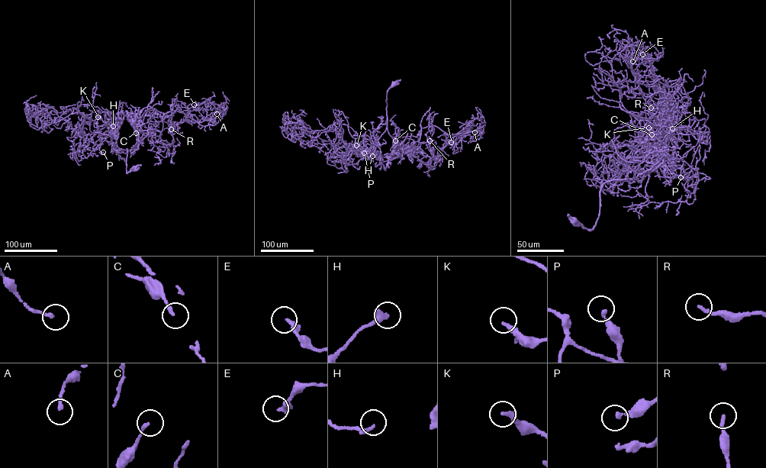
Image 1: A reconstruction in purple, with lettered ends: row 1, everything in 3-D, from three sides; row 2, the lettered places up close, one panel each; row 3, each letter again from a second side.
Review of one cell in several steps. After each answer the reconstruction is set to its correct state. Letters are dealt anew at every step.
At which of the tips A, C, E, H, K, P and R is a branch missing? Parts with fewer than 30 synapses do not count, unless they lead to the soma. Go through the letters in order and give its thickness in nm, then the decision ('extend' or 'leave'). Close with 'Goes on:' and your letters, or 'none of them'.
A: 190 nm thick; leave
C: 190 nm thick; leave
E: 280 nm thick; leave
H: 280 nm thick; leave
K: 280 nm thick; leave
P: 240 nm thick; leave
R: 190 nm thick; leave
Goes on: none of them

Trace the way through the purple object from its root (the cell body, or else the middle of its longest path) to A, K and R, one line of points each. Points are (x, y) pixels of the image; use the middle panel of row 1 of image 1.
A: (395, 83), (386, 101), (395, 146), (407, 133), (418, 141), (420, 125), (452, 137), (474, 132)
K: (395, 83), (387, 92), (387, 126), (378, 140), (375, 150), (364, 141), (356, 145)
R: (395, 83), (386, 101), (394, 145), (407, 133), (418, 141), (420, 125), (433, 125), (429, 140)

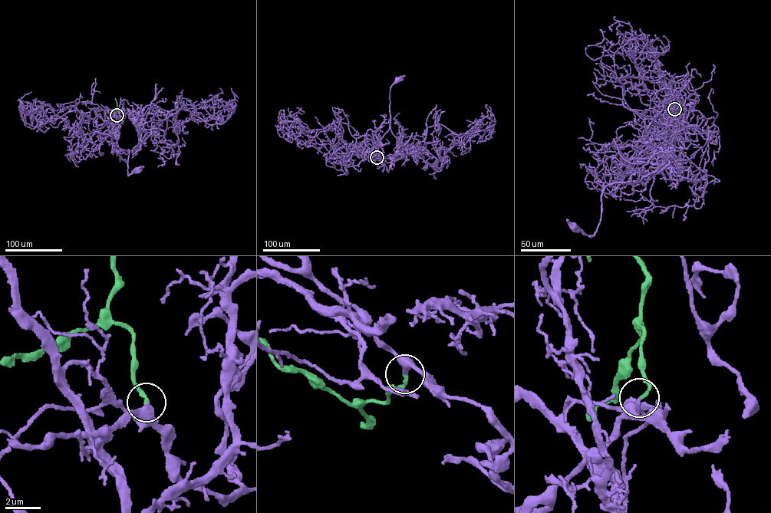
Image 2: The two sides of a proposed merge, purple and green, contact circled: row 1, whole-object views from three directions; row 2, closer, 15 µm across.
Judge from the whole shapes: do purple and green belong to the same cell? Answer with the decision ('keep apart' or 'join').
join

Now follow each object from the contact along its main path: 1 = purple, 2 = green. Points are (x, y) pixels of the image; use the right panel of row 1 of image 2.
1: (674, 109), (669, 163), (639, 180), (608, 184), (602, 192), (598, 230), (588, 235), (574, 228)
2: (674, 109), (675, 102), (670, 98), (671, 106), (668, 109), (670, 105), (672, 106)

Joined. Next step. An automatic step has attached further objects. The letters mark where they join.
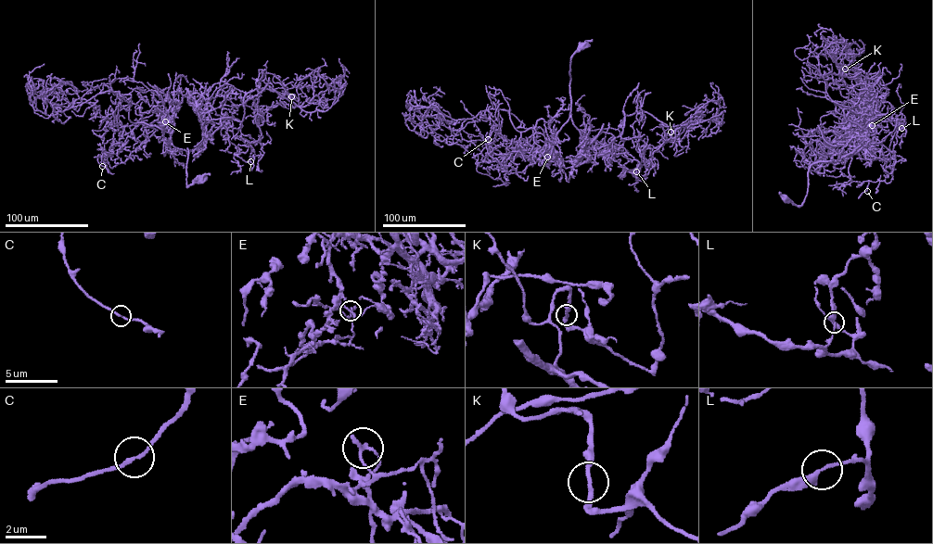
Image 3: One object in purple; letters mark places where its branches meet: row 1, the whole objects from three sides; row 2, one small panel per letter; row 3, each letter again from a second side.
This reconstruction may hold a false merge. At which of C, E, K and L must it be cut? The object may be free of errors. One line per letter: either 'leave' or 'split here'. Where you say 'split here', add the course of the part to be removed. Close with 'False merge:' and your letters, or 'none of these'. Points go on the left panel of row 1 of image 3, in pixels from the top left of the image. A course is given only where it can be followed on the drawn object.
C: leave
E: split here; course (165, 121), (161, 127), (171, 119), (164, 123), (161, 119), (165, 116)
K: leave
L: leave
False merge: E

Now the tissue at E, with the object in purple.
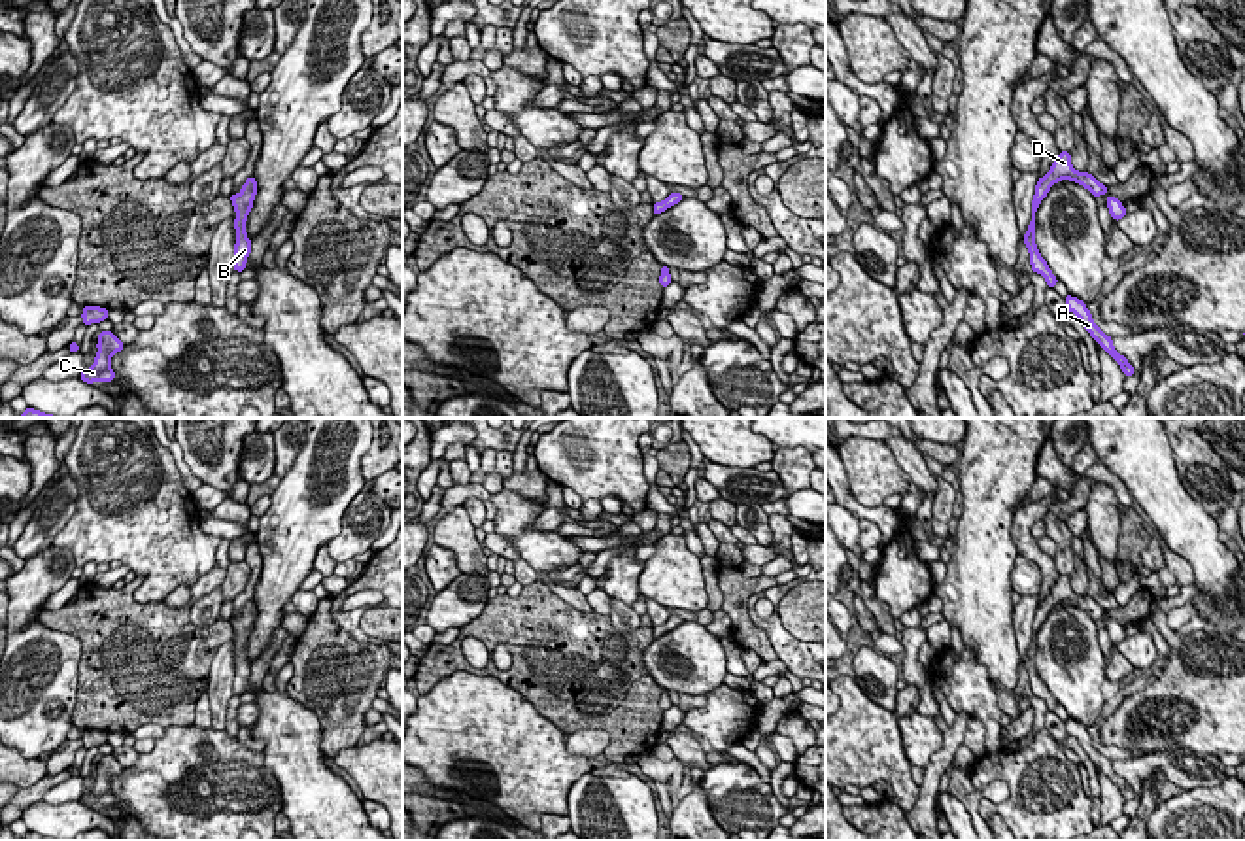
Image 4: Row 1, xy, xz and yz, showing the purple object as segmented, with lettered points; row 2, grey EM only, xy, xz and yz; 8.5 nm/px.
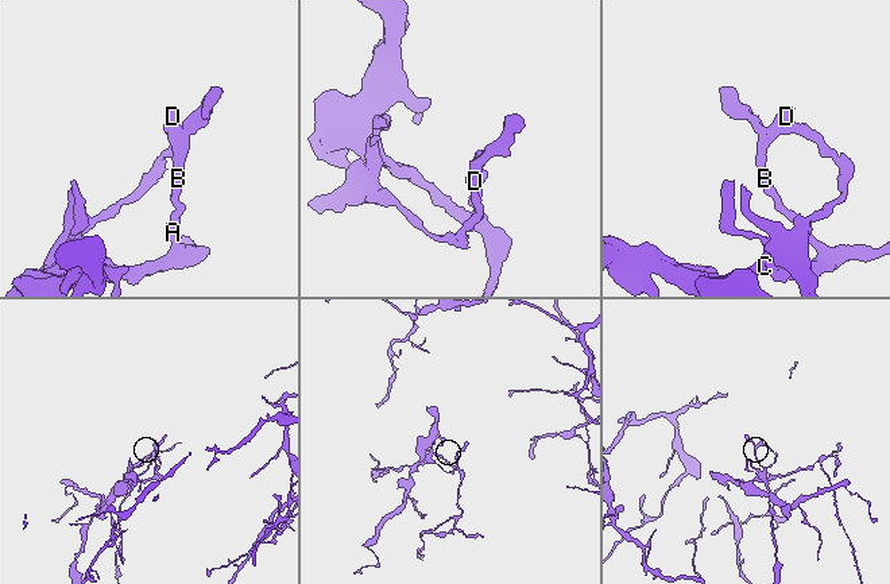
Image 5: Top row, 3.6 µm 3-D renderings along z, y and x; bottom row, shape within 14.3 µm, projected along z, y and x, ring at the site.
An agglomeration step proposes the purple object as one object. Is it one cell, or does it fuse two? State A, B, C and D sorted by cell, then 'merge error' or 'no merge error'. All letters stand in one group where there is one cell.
groups A B C / D; merge error

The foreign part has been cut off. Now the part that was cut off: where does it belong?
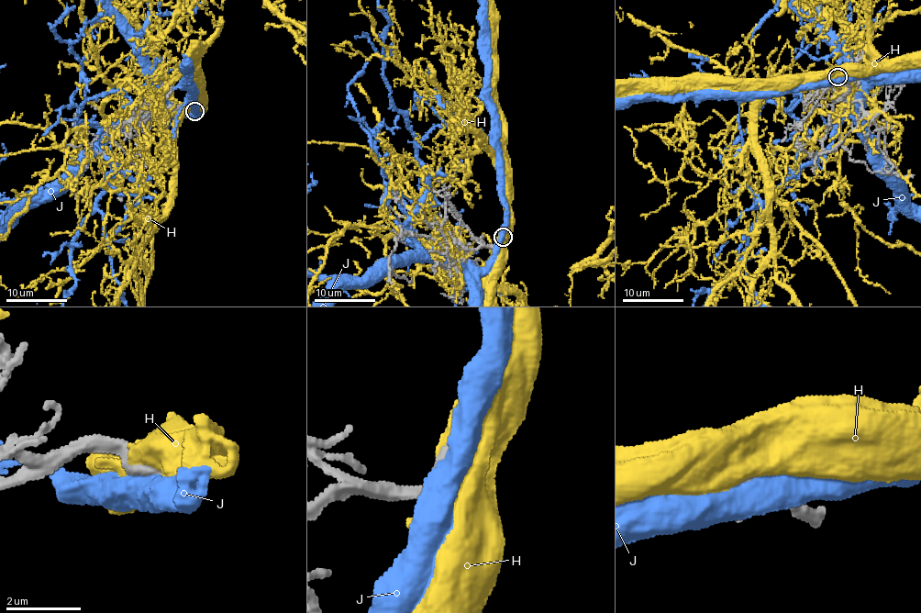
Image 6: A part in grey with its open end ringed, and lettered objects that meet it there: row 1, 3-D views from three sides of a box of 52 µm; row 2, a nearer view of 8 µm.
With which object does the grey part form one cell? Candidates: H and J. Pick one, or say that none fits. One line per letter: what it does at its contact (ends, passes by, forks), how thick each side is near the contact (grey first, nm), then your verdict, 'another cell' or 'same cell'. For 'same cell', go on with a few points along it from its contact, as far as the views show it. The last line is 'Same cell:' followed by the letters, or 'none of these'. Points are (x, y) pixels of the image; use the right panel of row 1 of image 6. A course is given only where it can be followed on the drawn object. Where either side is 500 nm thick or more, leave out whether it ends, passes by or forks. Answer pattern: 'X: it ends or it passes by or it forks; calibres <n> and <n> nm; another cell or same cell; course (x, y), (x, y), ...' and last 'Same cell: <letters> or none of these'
H: calibres 480 and 850 nm; another cell
J: calibres 440 and 550 nm; another cell
Same cell: none of these

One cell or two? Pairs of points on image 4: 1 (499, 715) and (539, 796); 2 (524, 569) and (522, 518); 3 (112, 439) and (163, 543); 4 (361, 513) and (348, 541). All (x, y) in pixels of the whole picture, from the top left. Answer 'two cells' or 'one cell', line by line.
1: one cell
2: two cells
3: one cell
4: one cell

